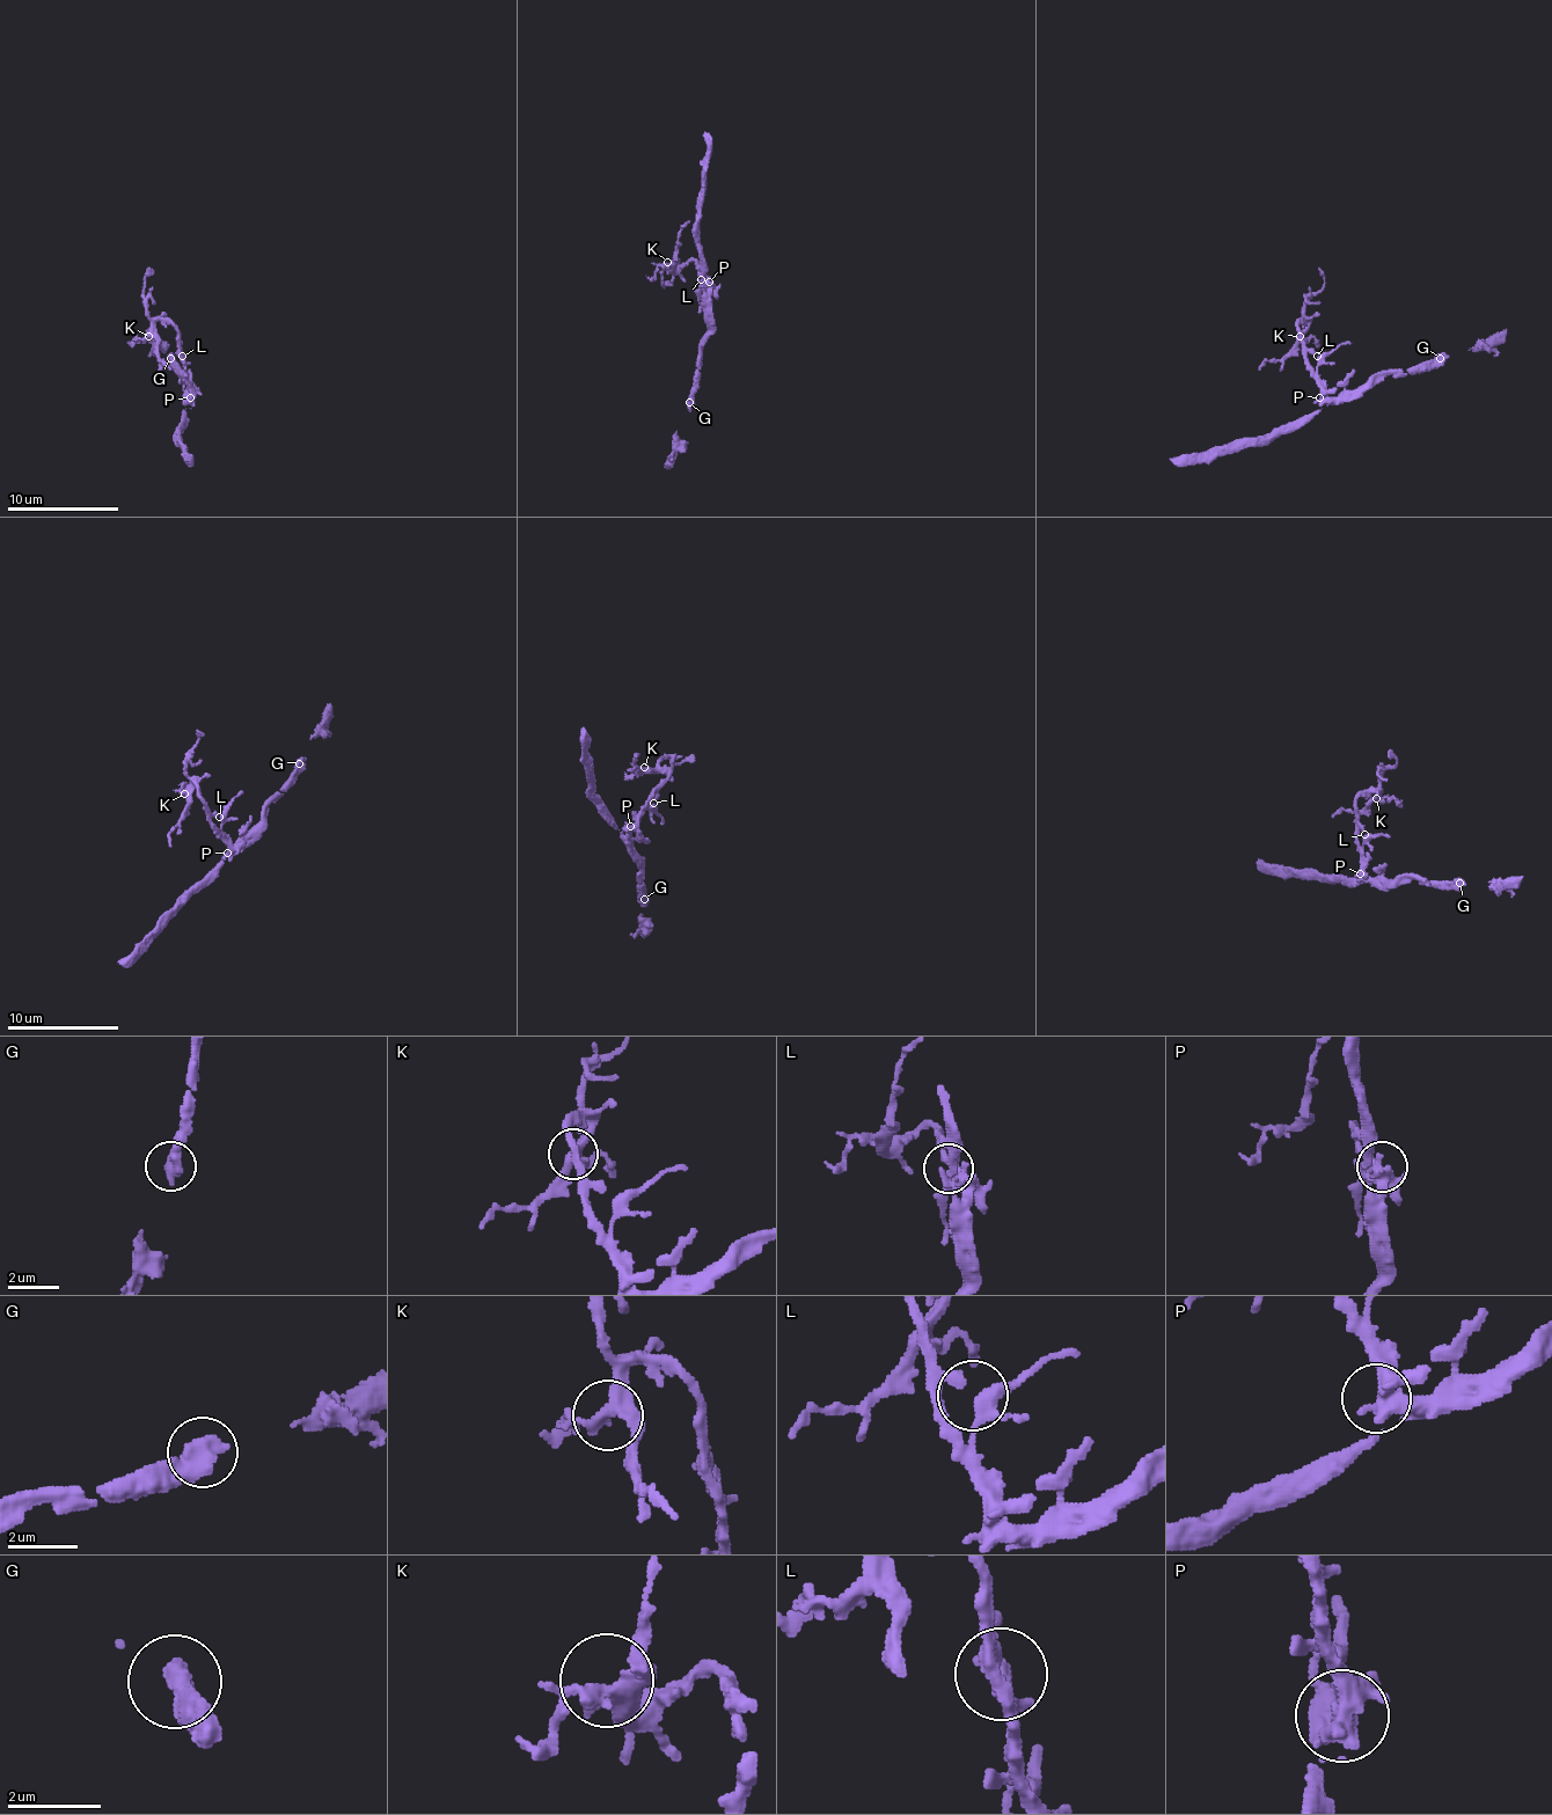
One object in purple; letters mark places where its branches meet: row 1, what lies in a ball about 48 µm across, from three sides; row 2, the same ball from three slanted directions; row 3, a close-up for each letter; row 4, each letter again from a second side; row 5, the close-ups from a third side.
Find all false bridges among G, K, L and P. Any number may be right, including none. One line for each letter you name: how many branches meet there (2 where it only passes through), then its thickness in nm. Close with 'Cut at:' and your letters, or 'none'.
Cut at: none

